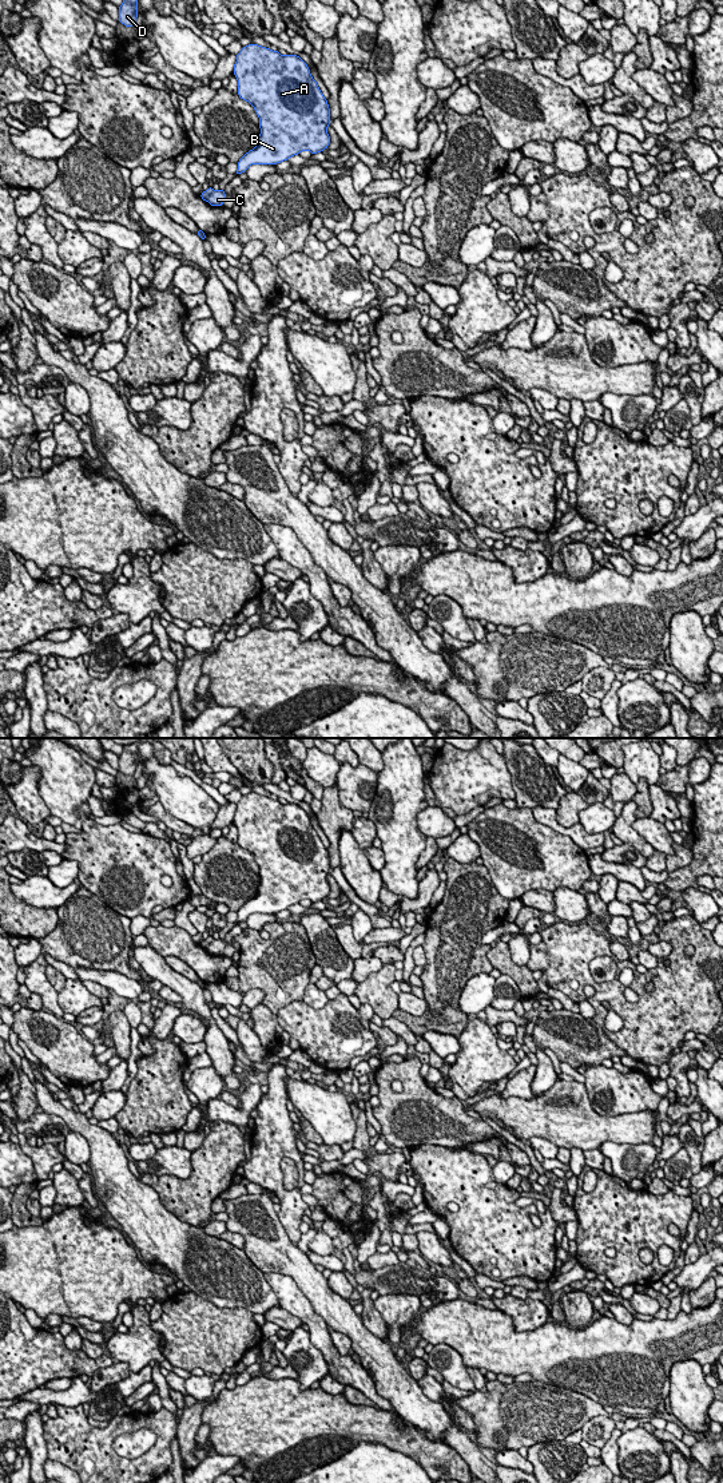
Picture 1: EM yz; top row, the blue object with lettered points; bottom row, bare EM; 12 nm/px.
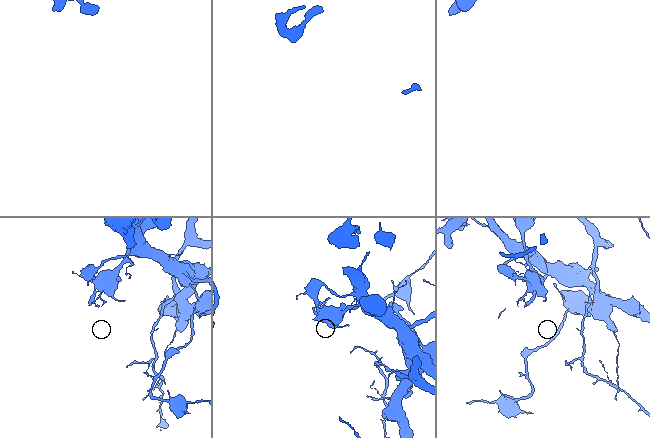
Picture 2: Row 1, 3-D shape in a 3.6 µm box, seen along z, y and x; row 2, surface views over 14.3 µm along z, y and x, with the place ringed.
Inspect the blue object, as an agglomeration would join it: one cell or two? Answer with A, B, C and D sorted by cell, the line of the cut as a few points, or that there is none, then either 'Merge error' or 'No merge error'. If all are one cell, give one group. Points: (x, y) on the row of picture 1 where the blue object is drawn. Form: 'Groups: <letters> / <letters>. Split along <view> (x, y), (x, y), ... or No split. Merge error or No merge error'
Groups: A B C / D. Split along yz (214, 190), (206, 201). Merge error

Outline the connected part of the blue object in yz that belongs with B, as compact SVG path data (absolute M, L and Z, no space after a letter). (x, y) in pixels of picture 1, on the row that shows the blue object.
M253 43L242 47L237 55L233 74L238 80L239 98L254 107L261 128L257 147L239 159L235 175L246 173L251 164L273 166L301 151L317 154L329 147L330 108L307 64L299 56L283 56Z

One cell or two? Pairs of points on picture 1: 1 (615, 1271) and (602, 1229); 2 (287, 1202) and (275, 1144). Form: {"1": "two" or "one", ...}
{"1": "one", "2": "one"}

